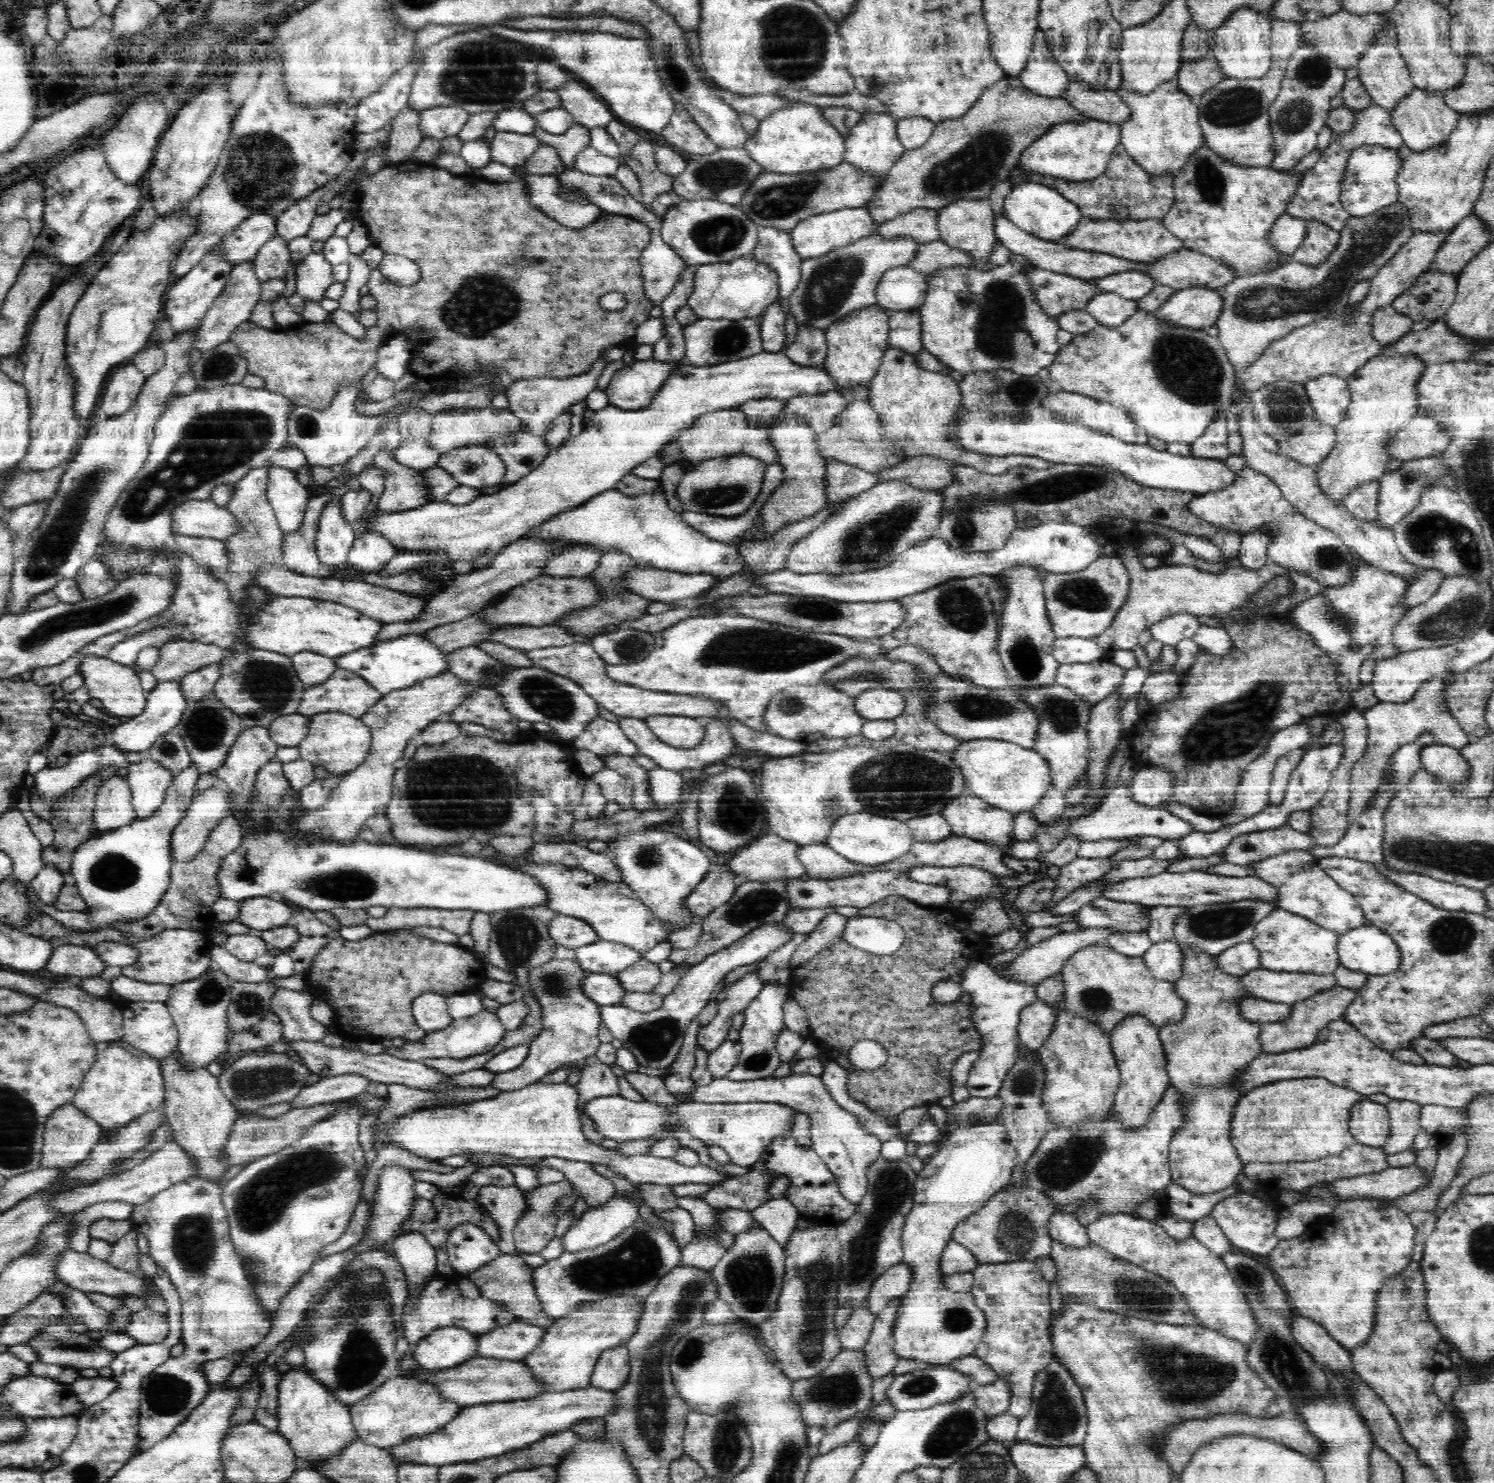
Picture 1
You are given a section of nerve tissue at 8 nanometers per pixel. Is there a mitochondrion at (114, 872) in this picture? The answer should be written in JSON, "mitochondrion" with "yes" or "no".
{"mitochondrion":"yes"}

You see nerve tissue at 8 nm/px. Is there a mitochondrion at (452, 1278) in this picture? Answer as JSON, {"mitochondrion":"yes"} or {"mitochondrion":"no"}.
{"mitochondrion":"no"}

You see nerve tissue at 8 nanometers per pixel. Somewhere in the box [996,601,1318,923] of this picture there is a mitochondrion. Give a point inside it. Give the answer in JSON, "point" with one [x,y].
{"point":[1233,729]}

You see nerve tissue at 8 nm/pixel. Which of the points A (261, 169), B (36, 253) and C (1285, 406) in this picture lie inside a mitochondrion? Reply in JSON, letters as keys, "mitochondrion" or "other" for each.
{"A":"mitochondrion","B":"other","C":"mitochondrion"}

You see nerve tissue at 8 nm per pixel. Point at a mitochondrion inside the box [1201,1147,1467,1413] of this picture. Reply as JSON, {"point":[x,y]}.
{"point":[1280,1360]}

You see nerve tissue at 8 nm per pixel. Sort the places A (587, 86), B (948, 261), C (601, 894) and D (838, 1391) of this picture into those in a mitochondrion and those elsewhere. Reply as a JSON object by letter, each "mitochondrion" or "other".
{"A":"other","B":"other","C":"other","D":"mitochondrion"}

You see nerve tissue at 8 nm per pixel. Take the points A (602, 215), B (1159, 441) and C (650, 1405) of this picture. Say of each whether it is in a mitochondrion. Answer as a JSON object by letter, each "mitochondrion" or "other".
{"A":"other","B":"other","C":"mitochondrion"}

